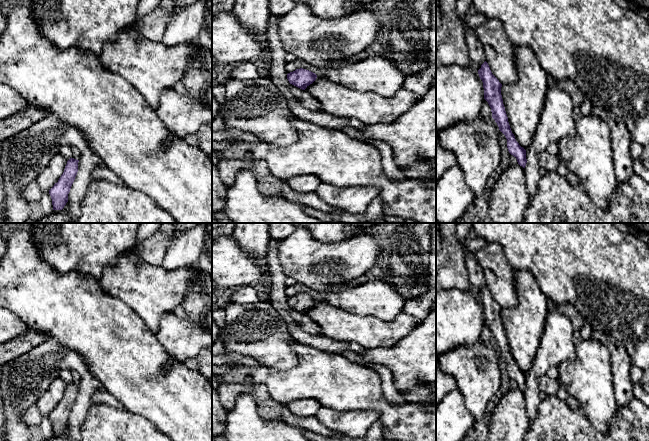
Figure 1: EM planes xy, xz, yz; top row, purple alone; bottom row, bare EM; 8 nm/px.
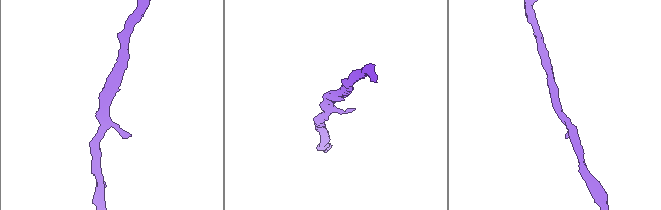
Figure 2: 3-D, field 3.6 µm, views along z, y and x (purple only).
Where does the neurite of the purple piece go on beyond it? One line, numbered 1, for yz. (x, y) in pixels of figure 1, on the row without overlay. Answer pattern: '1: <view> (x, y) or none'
1: none

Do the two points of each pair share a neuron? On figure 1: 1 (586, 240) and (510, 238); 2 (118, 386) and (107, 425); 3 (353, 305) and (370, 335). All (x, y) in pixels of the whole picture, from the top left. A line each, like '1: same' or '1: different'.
1: same
2: different
3: different

